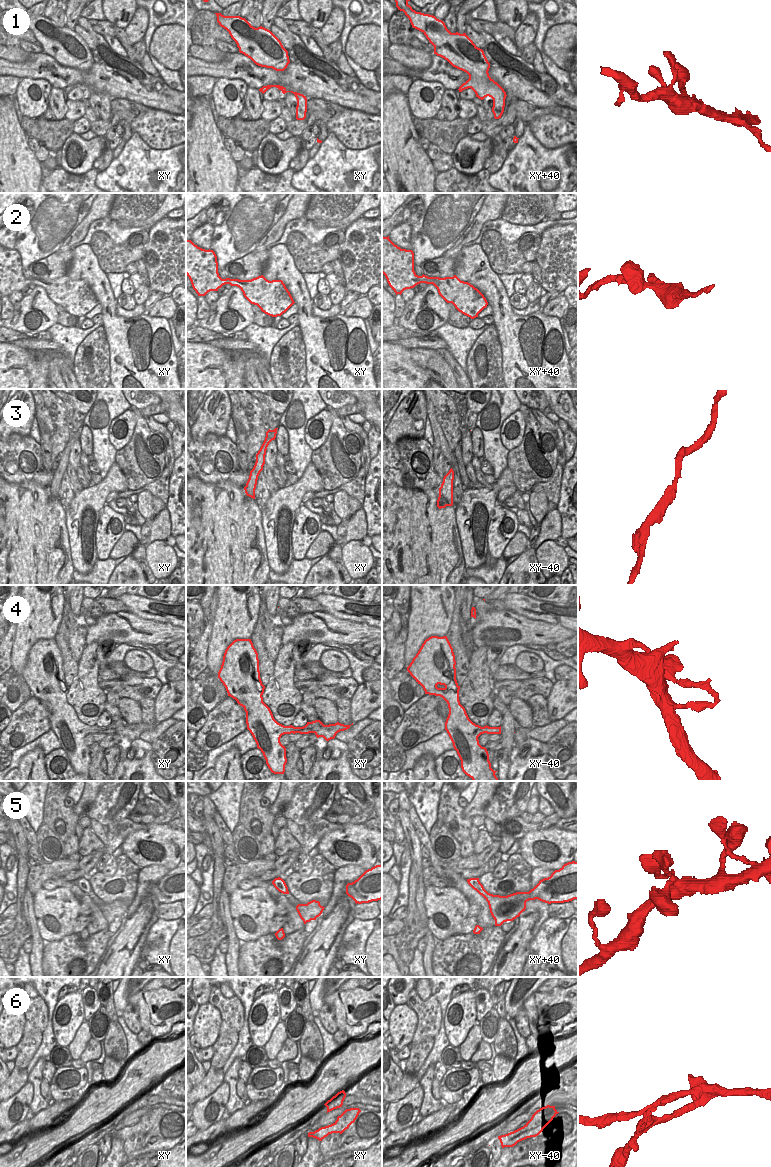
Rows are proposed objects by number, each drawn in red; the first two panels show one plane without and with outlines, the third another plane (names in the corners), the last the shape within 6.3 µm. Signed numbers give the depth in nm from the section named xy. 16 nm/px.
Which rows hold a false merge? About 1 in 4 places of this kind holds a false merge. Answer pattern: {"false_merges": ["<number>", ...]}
{"false_merges": ["4", "6"]}

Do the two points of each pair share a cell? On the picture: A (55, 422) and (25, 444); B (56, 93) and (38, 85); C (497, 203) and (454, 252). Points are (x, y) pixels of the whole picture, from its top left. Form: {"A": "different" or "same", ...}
{"A": "different", "B": "different", "C": "same"}

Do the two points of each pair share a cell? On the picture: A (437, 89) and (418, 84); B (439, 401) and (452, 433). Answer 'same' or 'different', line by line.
A: same
B: same

